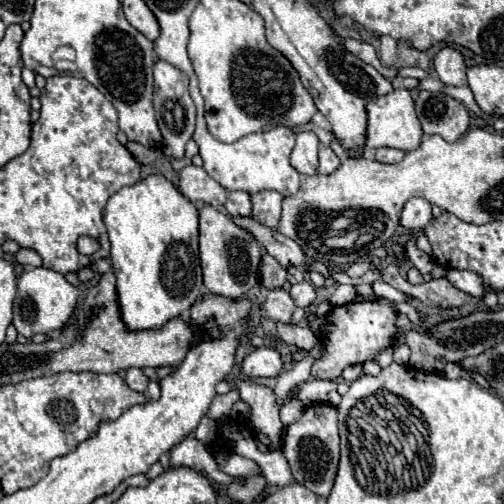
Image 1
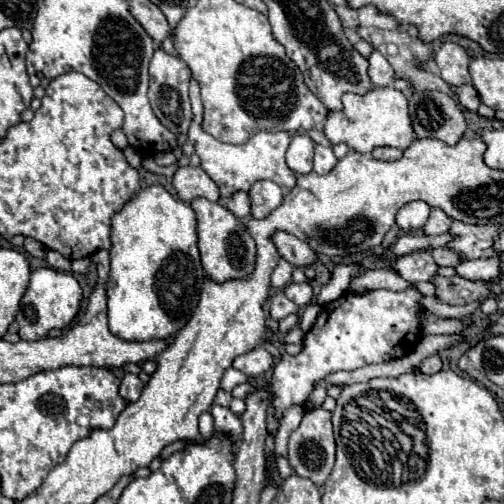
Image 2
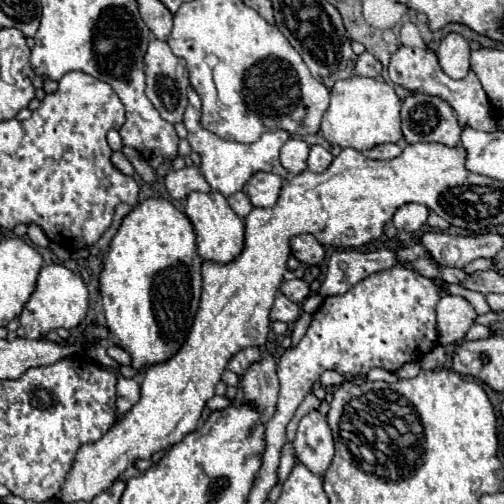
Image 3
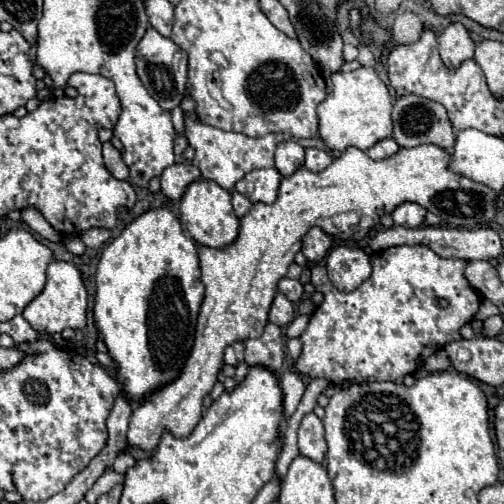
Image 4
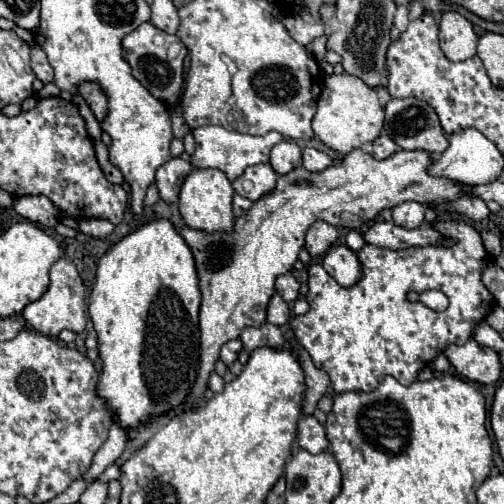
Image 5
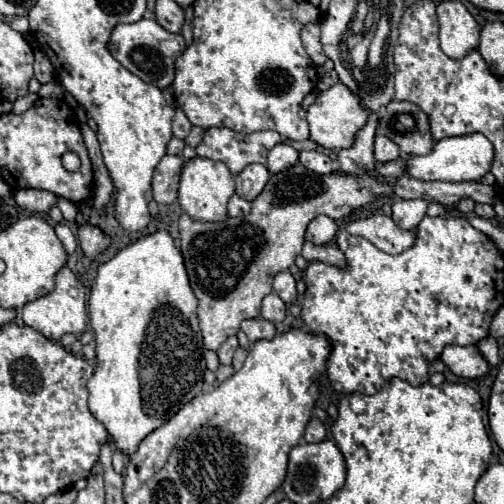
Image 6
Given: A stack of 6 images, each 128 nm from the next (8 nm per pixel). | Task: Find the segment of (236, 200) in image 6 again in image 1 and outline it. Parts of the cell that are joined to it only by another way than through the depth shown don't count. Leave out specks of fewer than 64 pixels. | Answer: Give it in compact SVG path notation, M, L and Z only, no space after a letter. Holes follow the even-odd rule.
M230 192L224 208L230 216L250 216L252 214L250 194L248 192Z

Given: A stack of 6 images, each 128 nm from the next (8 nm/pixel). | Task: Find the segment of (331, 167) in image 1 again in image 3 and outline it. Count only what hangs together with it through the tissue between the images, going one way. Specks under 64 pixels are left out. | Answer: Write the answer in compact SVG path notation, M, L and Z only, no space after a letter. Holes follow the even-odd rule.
M312 146L310 148L310 158L308 158L308 170L312 172L324 172L332 164L334 156L322 148L322 146Z

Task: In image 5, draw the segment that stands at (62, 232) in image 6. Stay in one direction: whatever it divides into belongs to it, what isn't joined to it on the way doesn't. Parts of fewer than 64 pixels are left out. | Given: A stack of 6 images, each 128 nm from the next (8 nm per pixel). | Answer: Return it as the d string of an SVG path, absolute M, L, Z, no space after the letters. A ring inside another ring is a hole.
M60 258L58 262L54 262L54 266L50 268L50 286L44 292L44 296L36 302L30 302L24 312L22 312L24 320L40 334L56 338L62 330L72 330L72 332L82 332L86 328L86 302L84 302L84 284L82 278L76 270L76 266L66 260Z

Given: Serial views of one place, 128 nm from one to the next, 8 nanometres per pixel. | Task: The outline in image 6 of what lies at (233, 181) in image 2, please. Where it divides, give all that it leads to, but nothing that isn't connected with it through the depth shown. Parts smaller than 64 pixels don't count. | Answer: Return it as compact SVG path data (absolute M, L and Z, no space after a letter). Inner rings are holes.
M208 128L196 152L200 158L224 162L236 176L252 162L266 164L268 150L280 142L282 136L272 130L240 134L230 128Z

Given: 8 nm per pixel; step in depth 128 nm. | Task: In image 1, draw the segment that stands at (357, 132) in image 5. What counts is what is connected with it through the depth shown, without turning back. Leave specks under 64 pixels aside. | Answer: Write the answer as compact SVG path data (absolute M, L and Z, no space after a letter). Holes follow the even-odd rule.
M392 90L386 96L376 98L366 106L368 110L368 130L366 130L366 148L398 148L404 152L416 150L422 144L422 128L414 110L414 100L408 90Z

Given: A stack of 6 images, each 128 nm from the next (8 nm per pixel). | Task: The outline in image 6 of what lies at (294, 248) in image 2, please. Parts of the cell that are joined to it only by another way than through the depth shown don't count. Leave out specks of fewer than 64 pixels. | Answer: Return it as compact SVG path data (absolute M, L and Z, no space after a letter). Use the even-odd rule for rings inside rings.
M316 216L310 222L308 230L306 230L306 240L312 242L312 244L316 244L316 246L330 244L334 240L336 232L338 232L338 226L336 226L336 222L332 218L328 218L328 216Z

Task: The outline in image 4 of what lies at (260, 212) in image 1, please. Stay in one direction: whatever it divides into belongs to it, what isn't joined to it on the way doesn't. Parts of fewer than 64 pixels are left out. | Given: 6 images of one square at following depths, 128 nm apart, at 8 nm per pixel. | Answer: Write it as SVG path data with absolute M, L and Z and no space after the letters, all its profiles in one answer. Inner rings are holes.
M262 168L252 170L240 180L235 190L250 198L250 202L262 202L262 204L274 204L278 196L280 186L280 172L276 168Z

